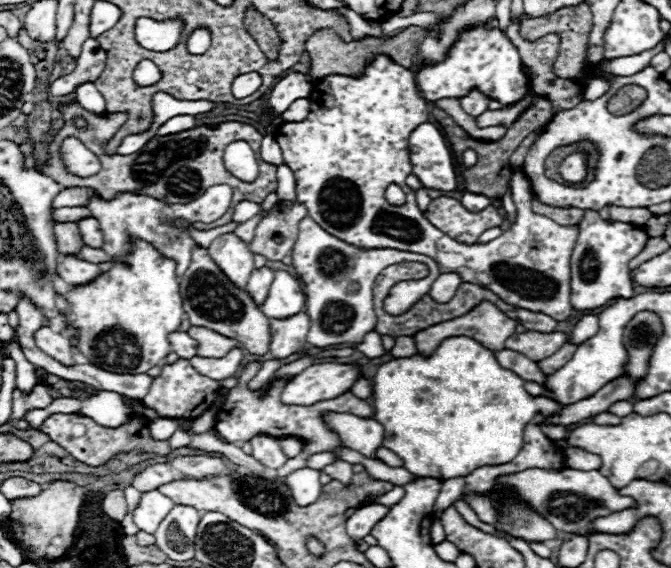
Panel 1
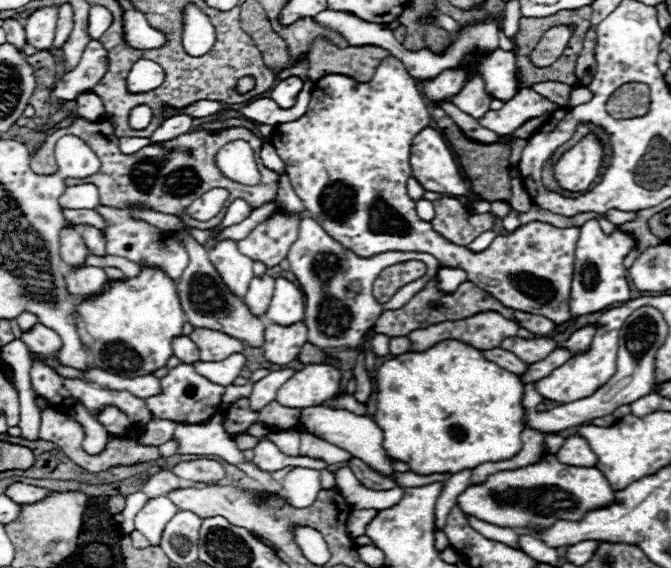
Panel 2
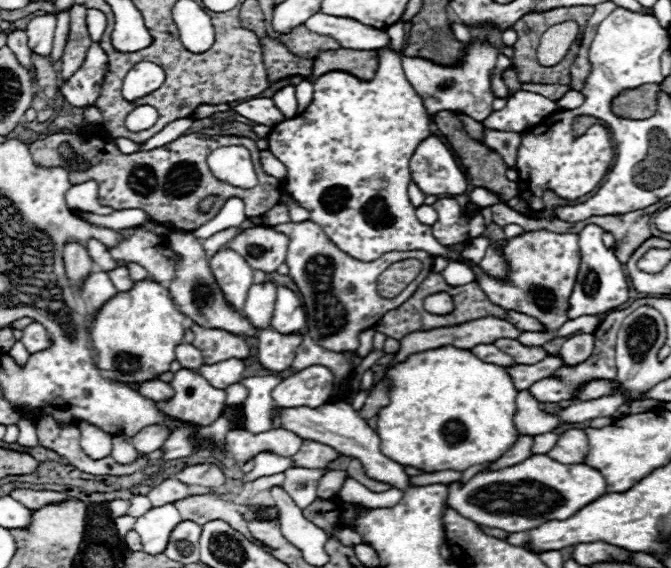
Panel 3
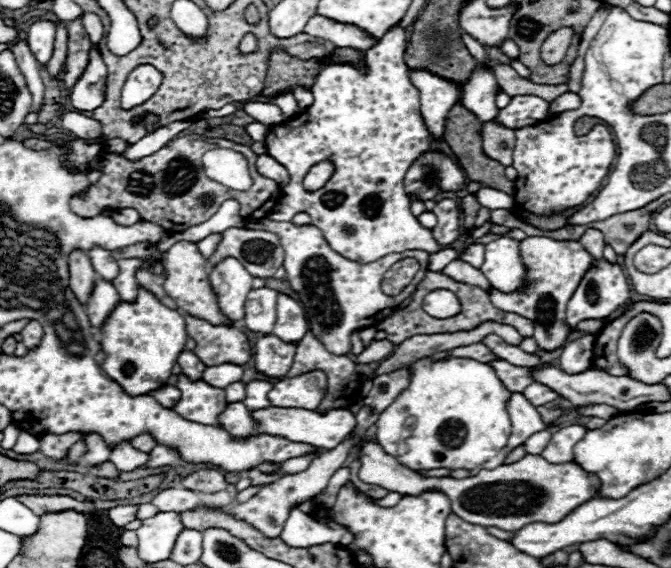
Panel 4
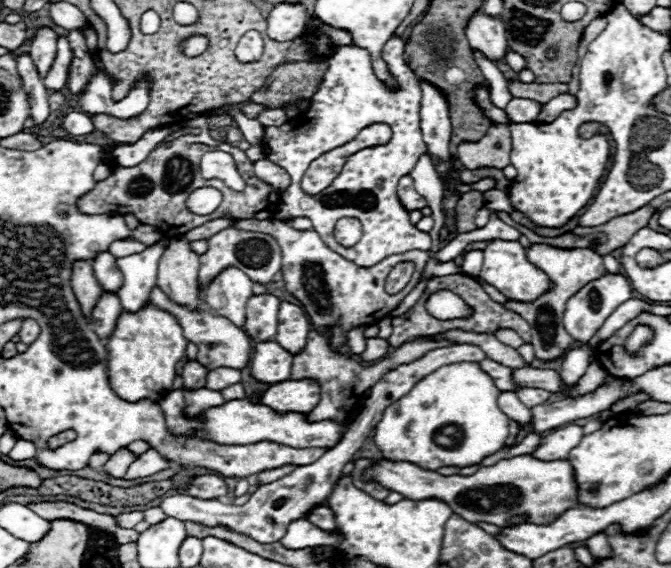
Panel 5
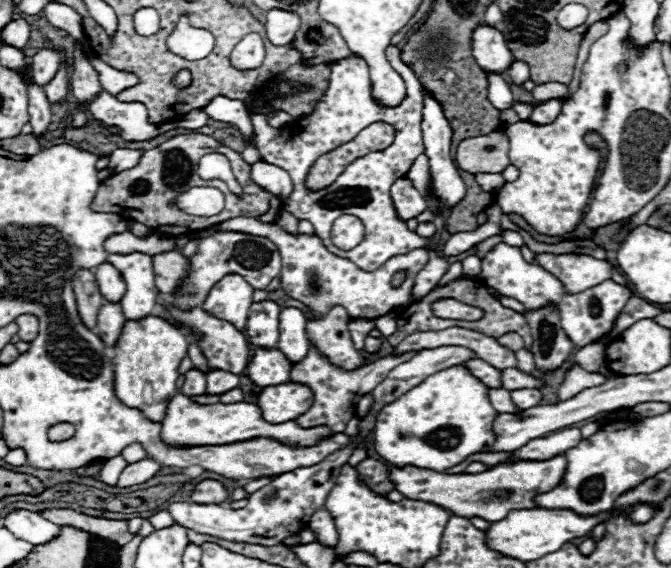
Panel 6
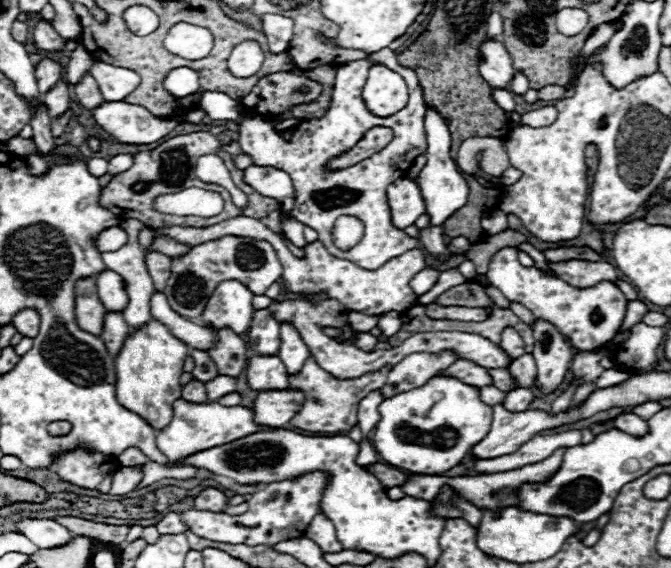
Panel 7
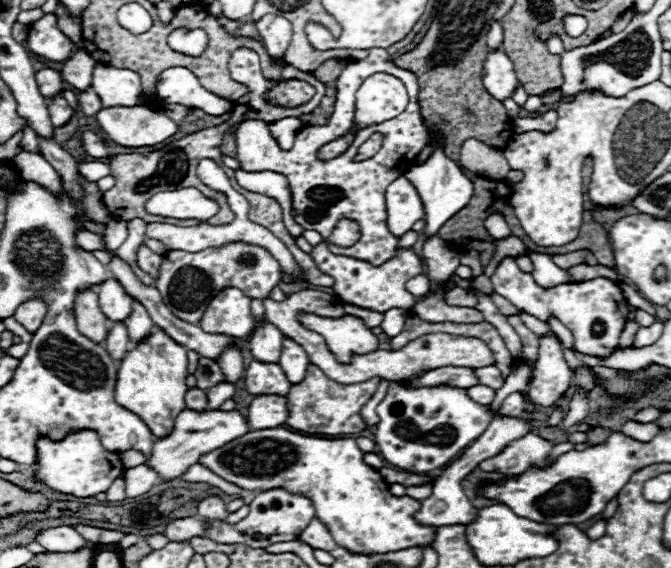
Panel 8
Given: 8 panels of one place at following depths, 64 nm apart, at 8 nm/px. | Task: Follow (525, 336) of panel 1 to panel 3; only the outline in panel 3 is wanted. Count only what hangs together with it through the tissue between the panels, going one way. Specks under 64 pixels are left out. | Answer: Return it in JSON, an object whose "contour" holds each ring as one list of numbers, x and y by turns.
{"contour":[[502,338,494,342,502,352,508,352,516,364,536,364,540,360,544,360,544,356,548,356,548,352,542,346,524,346,518,340,512,338]]}

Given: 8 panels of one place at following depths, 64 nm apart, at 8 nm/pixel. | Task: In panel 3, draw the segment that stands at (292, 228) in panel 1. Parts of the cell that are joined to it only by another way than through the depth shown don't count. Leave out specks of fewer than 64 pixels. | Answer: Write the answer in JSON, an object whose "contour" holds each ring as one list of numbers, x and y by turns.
{"contour":[[254,226,228,242,232,250,246,258,252,268,274,272,286,260,290,238,270,226]]}

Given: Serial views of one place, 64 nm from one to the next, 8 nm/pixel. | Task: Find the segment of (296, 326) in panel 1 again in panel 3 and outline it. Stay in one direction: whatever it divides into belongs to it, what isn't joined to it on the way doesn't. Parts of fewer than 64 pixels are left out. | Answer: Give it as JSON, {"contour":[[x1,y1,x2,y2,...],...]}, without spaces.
{"contour":[[264,328,258,336,258,360,272,372,284,372,292,366,296,350,302,342,302,332,280,334,274,328]]}

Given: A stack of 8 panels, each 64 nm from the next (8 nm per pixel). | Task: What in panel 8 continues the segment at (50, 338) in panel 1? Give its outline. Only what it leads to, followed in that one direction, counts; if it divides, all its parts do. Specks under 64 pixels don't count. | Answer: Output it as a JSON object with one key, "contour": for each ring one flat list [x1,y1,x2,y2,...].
{"contour":[[30,300,30,302,24,302,16,308,14,320,18,324,22,324,30,334,34,334,44,318,44,310,46,310,46,304,42,300]]}

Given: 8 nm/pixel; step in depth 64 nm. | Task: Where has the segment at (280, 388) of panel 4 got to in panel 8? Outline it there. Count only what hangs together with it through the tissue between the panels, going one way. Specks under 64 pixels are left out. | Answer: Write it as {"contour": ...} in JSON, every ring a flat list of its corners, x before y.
{"contour":[[256,396,248,406,248,424,252,430,284,426,288,420,288,398,286,396]]}

